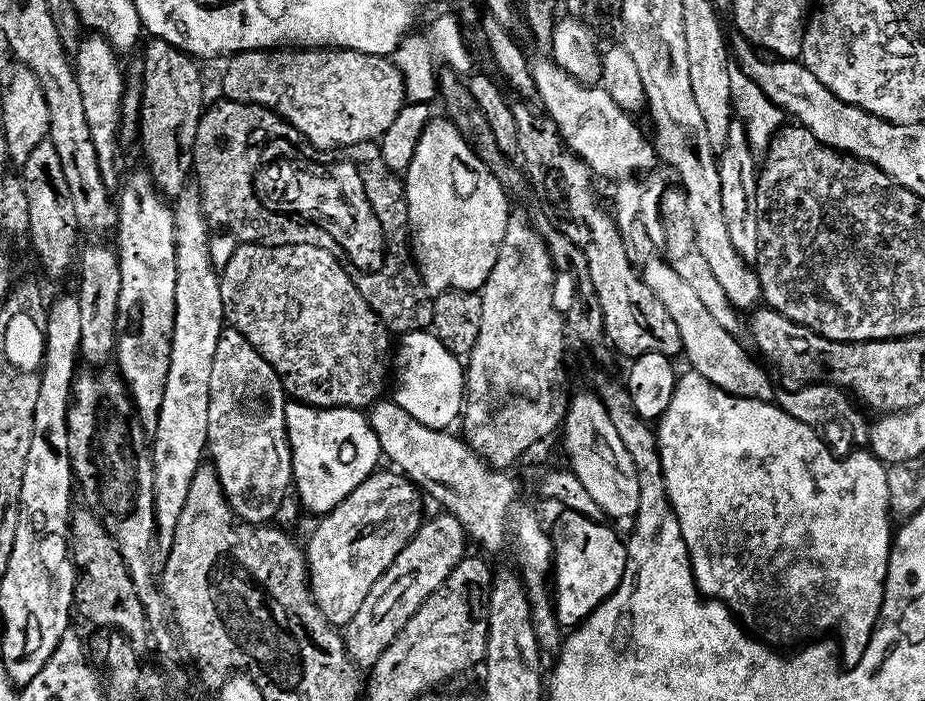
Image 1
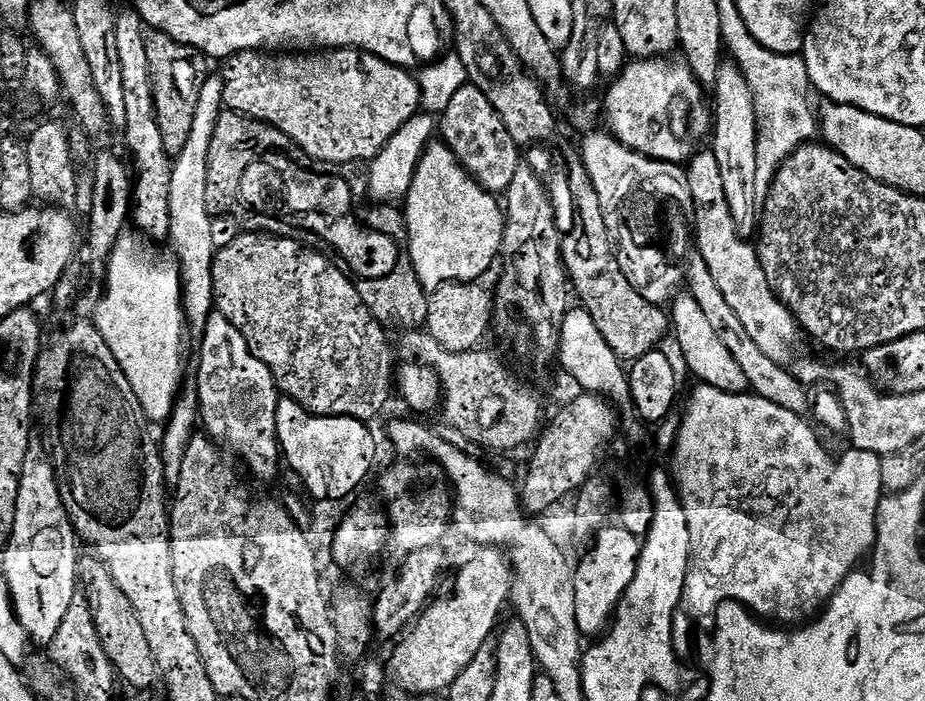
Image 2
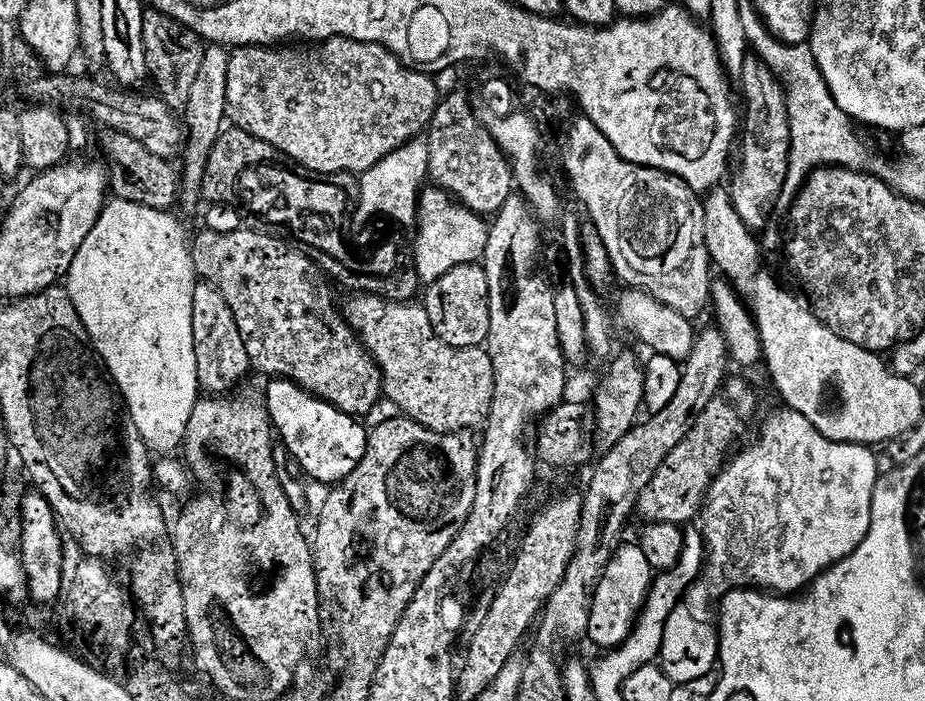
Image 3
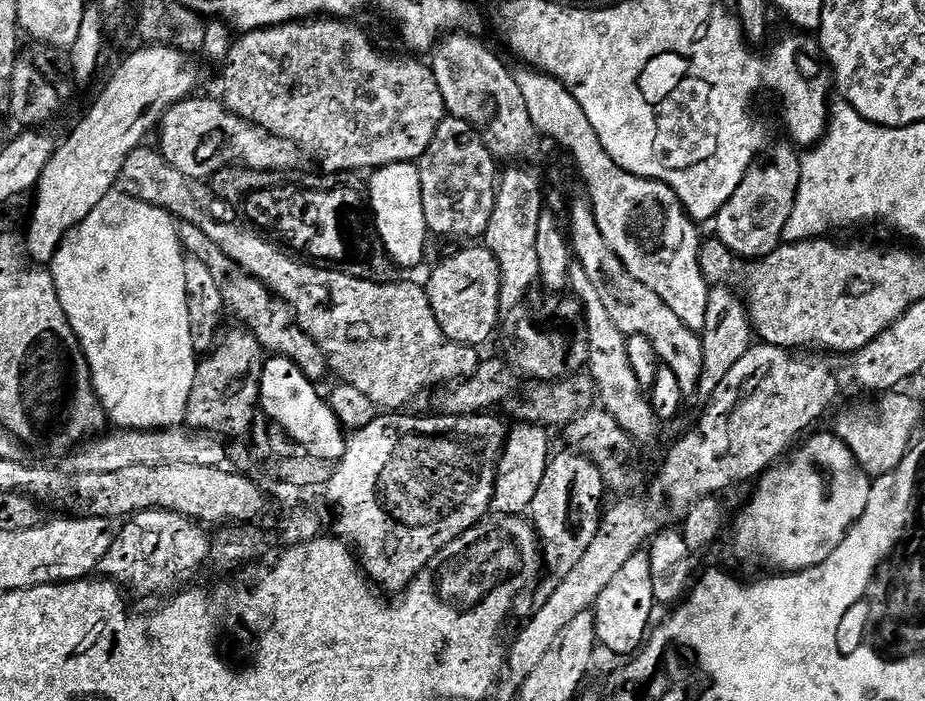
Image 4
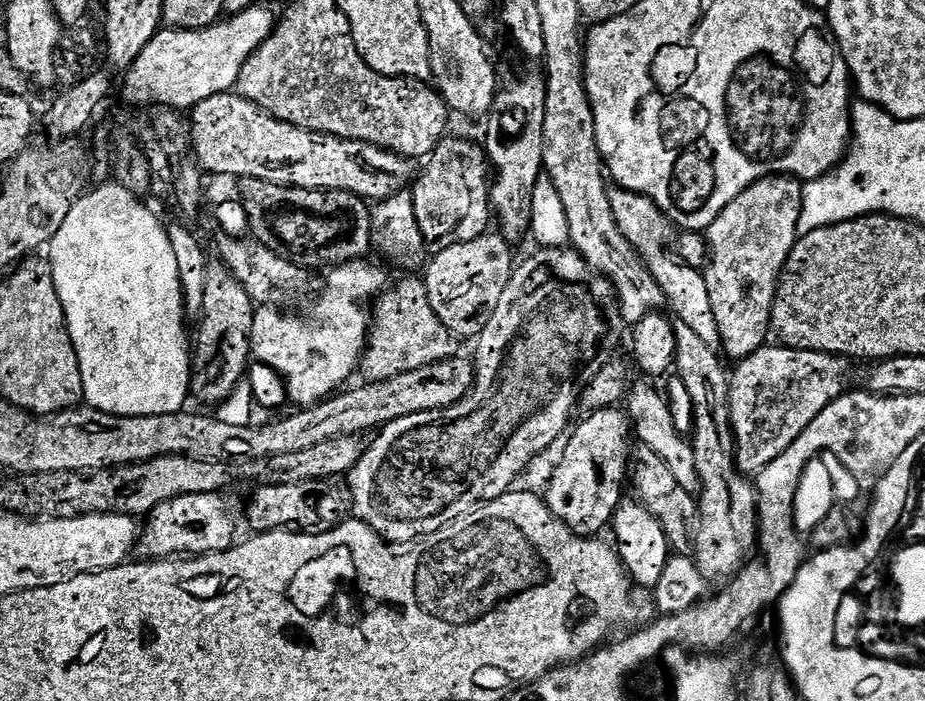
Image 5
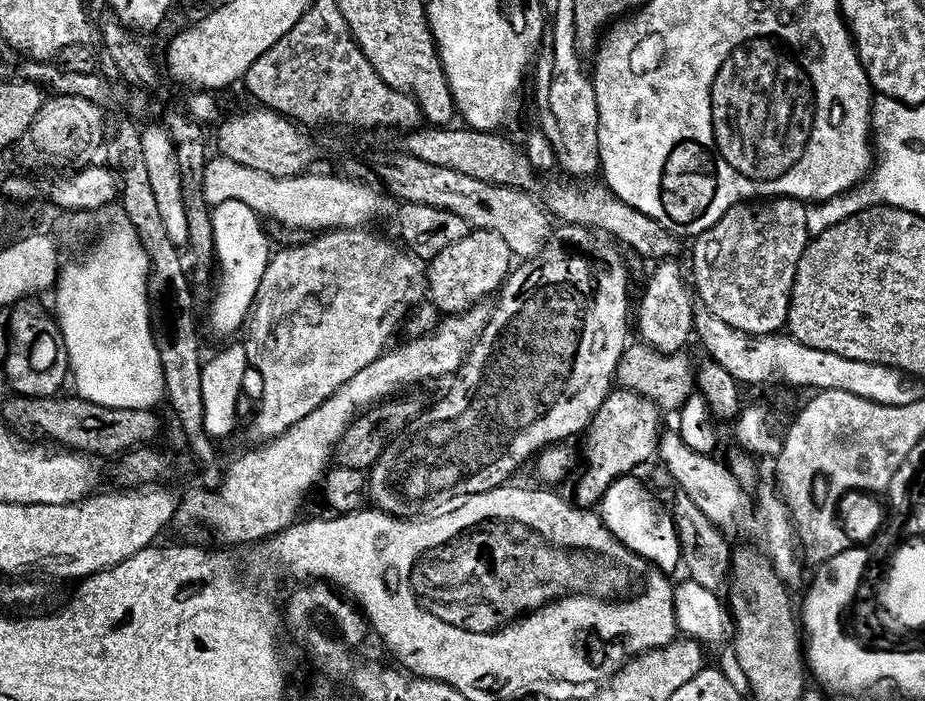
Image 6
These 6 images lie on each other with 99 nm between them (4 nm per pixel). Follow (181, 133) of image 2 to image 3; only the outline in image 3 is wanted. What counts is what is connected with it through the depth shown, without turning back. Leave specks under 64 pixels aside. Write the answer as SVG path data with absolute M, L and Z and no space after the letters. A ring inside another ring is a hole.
M155 10L144 13L142 43L146 46L146 62L151 83L156 83L155 91L159 99L173 112L183 113L189 101L190 86L201 69L206 42L194 30L182 26L178 21Z

